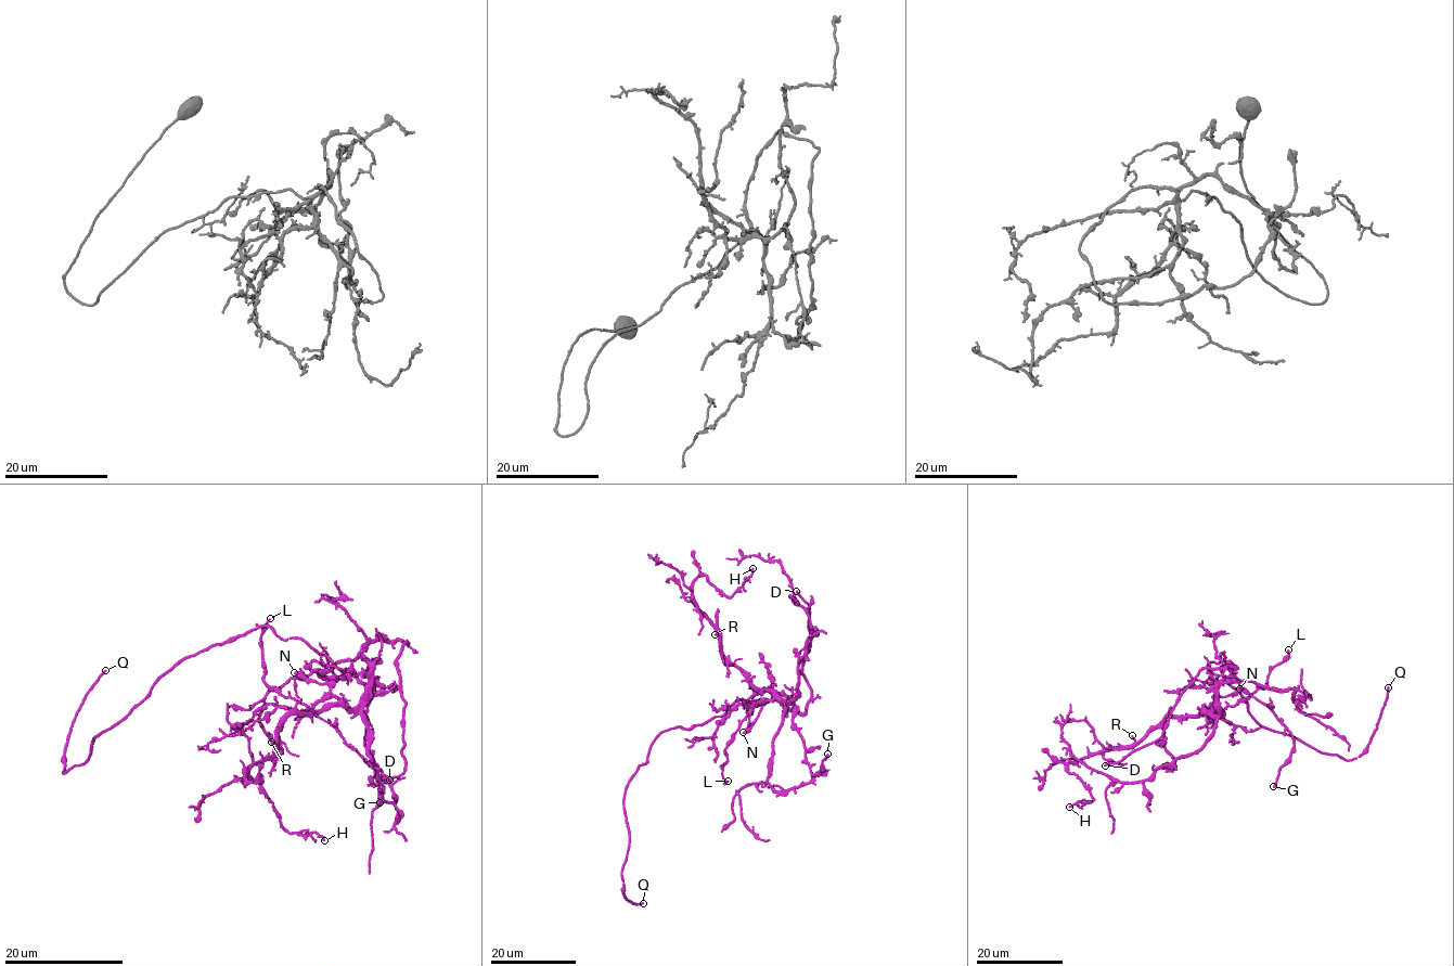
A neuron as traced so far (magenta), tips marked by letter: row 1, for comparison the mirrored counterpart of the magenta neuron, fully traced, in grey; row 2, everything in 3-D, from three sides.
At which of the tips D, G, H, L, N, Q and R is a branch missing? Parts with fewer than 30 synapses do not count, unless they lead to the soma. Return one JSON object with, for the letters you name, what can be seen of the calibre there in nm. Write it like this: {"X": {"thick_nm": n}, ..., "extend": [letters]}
{"D": {"thick_nm": 160}, "Q": {"thick_nm": 170}, "extend": ["D", "Q"]}

